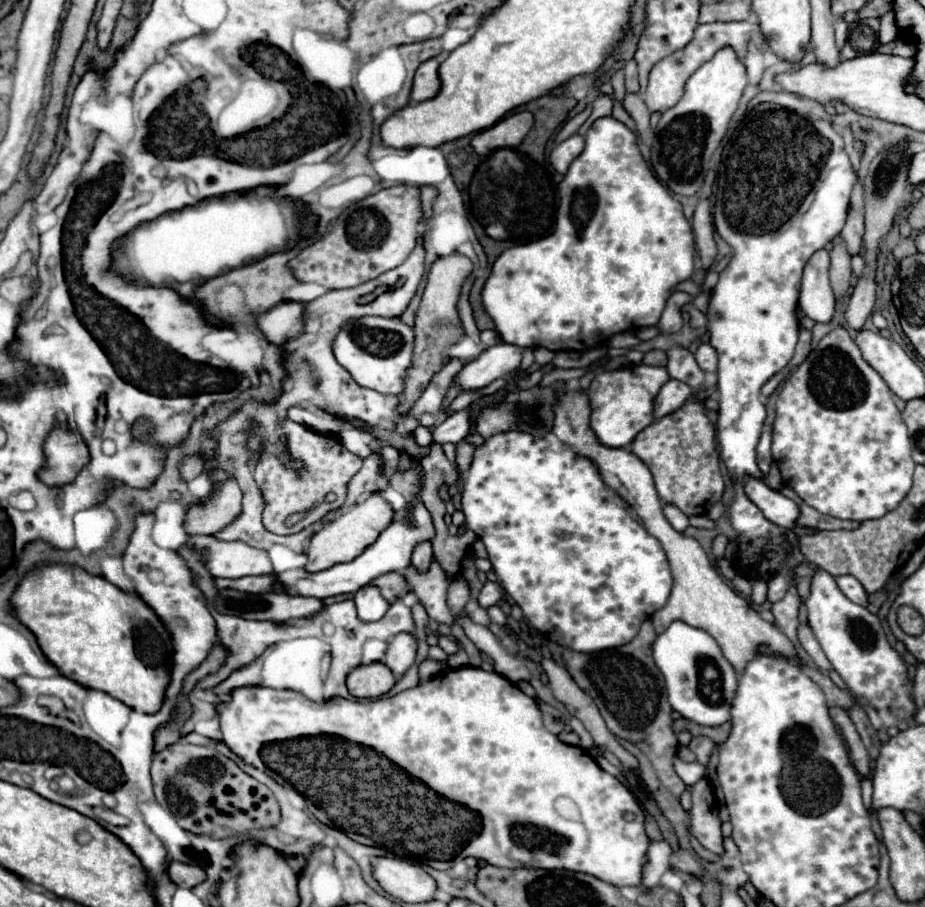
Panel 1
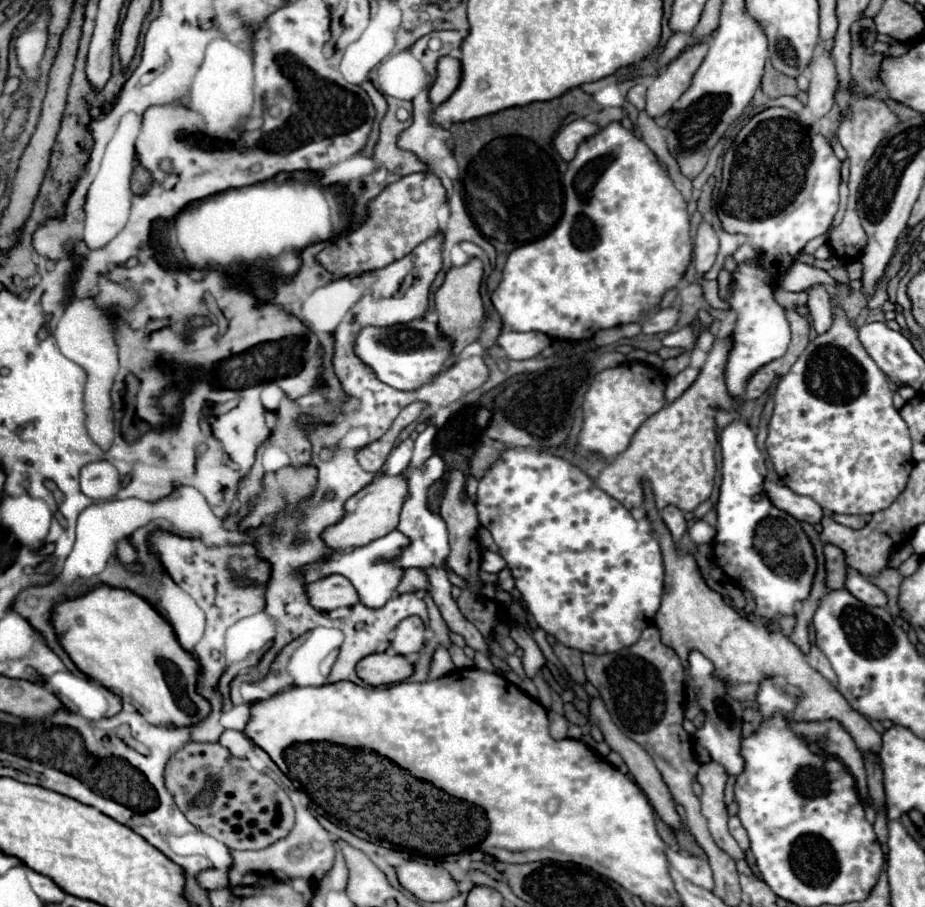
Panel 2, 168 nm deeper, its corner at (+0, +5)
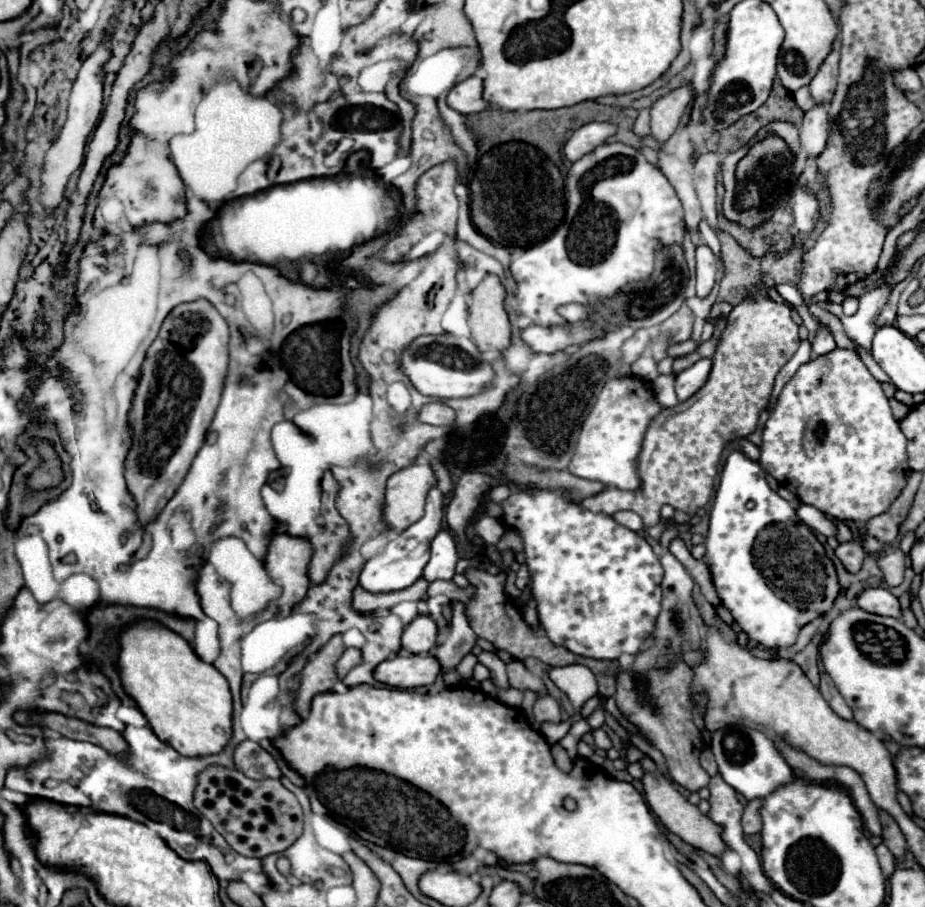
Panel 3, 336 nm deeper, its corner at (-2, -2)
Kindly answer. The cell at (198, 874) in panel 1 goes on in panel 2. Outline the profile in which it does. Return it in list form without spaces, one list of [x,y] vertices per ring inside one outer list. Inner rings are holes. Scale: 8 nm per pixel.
[[[208,869],[204,873],[198,875],[198,883],[208,889],[208,891],[214,891],[214,889],[224,889],[230,885],[228,881],[228,873],[226,871],[218,871],[218,869]]]

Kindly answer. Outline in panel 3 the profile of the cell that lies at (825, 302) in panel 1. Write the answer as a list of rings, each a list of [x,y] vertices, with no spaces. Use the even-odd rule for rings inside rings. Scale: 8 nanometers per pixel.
[[[820,328],[820,330],[816,332],[814,342],[812,342],[812,352],[814,352],[814,356],[826,354],[826,352],[830,352],[830,350],[834,350],[834,348],[836,348],[836,342],[834,342],[832,332],[830,332],[828,328]]]

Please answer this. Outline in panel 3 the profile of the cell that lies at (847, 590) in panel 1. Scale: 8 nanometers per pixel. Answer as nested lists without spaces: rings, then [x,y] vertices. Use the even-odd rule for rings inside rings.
[[[868,588],[858,596],[858,606],[866,612],[900,618],[900,604],[894,594],[886,588]]]

